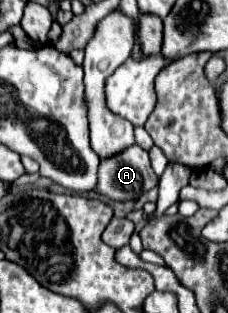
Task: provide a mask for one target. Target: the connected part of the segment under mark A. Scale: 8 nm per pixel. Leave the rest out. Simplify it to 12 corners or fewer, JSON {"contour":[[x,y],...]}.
{"contour":[[139,145],[101,161],[97,193],[135,201],[157,183]]}

